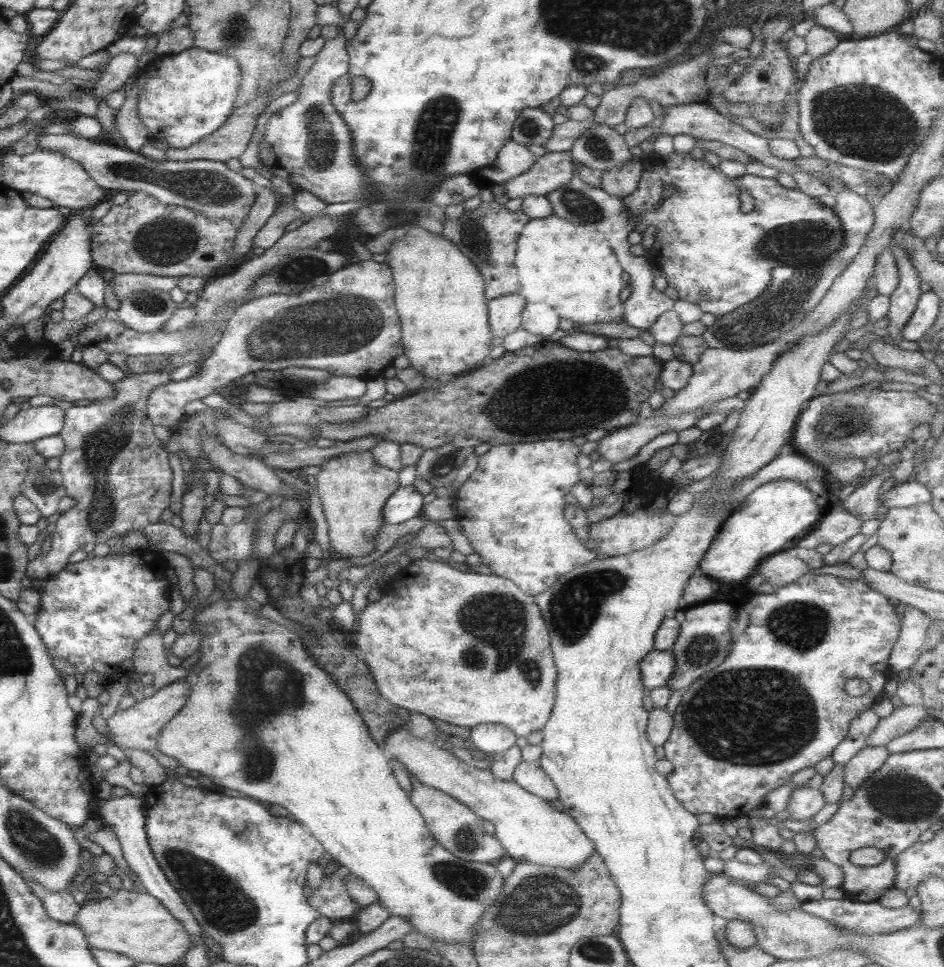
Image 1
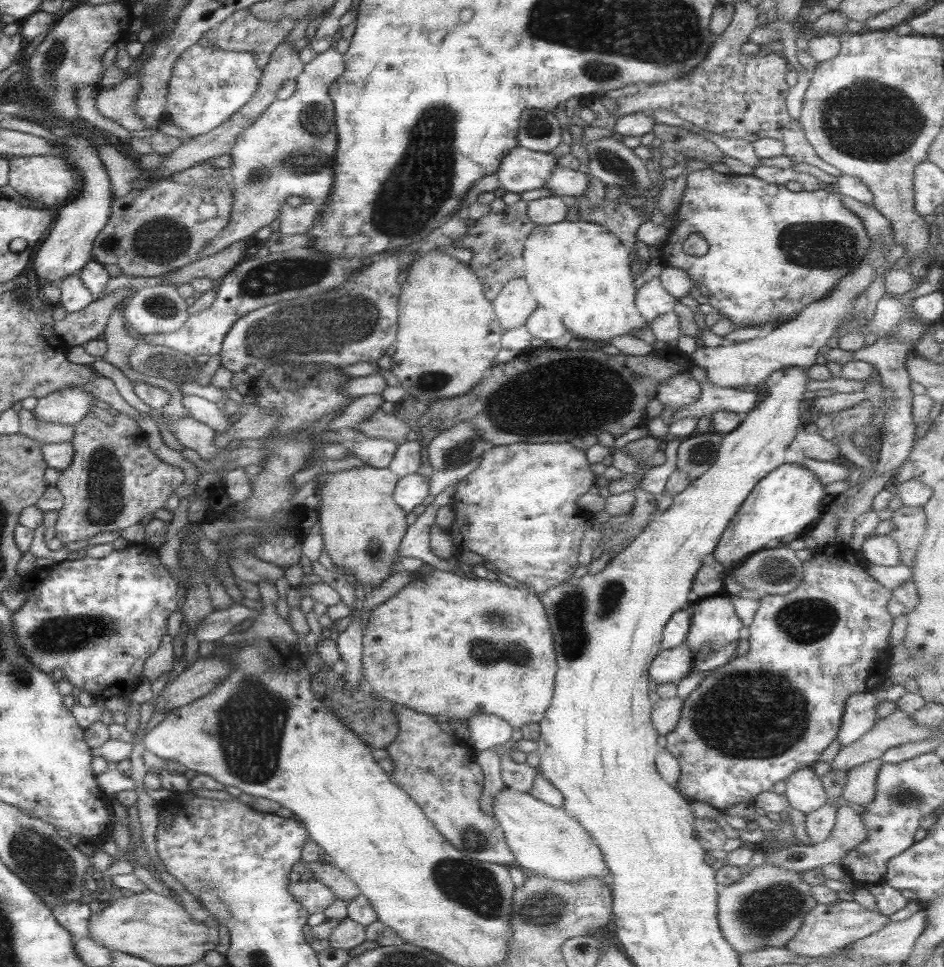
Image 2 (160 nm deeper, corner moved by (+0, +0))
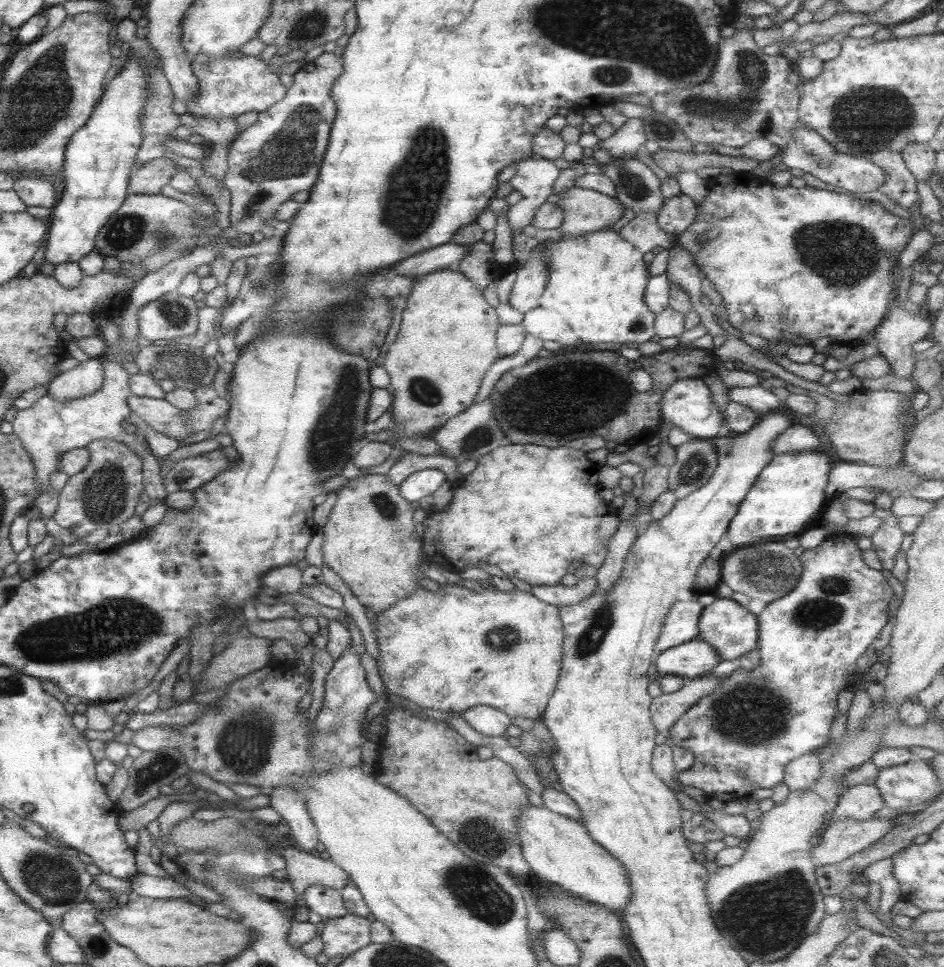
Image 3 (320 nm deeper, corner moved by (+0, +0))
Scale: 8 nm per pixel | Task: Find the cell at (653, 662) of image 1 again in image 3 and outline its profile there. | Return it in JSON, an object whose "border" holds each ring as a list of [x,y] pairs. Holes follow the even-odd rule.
{"border":[[[697,638],[657,654],[655,669],[662,676],[677,676],[683,680],[704,677],[719,664],[715,650]]]}

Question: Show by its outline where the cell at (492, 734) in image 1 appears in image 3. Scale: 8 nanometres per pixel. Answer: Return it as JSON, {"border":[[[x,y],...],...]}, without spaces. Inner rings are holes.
{"border":[[[485,705],[475,706],[459,714],[467,724],[483,736],[504,736],[511,719],[503,712]]]}

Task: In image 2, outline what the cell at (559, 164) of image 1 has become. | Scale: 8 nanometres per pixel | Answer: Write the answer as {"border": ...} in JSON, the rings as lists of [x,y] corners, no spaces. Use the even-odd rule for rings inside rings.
{"border":[[[555,164],[551,177],[545,181],[543,188],[549,190],[553,197],[579,197],[584,194],[587,185],[589,185],[589,175],[582,168],[569,170]]]}

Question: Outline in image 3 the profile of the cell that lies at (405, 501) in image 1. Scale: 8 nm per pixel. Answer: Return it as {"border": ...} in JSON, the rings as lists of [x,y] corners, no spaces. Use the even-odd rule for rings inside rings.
{"border":[[[426,468],[412,472],[397,488],[399,494],[407,502],[415,502],[422,496],[431,493],[443,482],[447,481],[445,474],[437,469]]]}

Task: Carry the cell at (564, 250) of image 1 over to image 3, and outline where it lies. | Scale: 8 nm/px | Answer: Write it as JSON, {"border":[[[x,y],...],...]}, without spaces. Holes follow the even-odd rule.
{"border":[[[601,229],[577,238],[559,237],[547,240],[541,256],[546,260],[547,278],[538,306],[559,315],[577,334],[581,344],[636,346],[654,335],[654,314],[643,304],[643,292],[649,278],[643,253],[611,229]]]}

